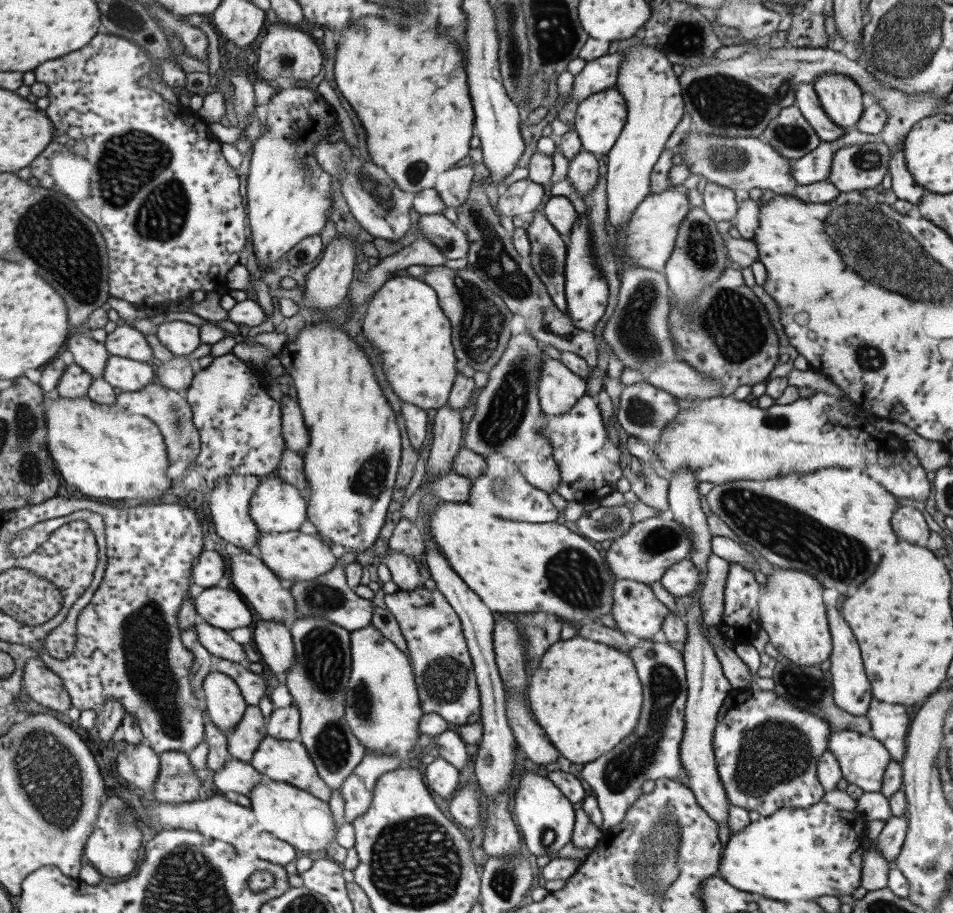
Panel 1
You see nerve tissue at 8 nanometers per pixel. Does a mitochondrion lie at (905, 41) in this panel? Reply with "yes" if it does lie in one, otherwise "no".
yes

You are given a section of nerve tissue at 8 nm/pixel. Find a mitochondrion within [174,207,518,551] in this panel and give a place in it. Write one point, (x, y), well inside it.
(480, 324)

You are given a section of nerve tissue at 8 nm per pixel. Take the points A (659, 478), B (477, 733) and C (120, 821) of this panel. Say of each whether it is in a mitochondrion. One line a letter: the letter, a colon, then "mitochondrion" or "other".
A: other
B: other
C: mitochondrion

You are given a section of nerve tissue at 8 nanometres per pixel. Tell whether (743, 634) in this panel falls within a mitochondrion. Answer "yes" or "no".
no

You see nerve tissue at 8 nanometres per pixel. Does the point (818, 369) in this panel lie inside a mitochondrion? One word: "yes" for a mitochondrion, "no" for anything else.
no

